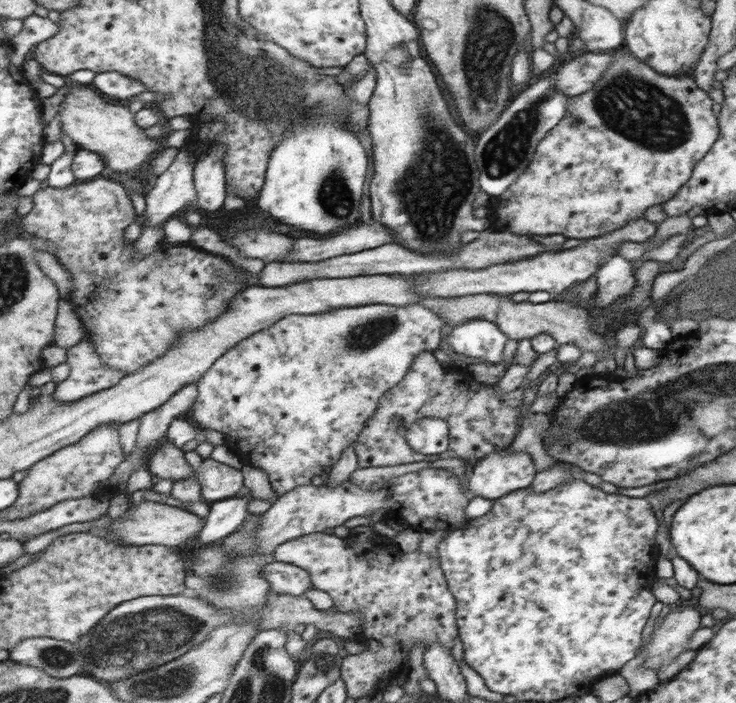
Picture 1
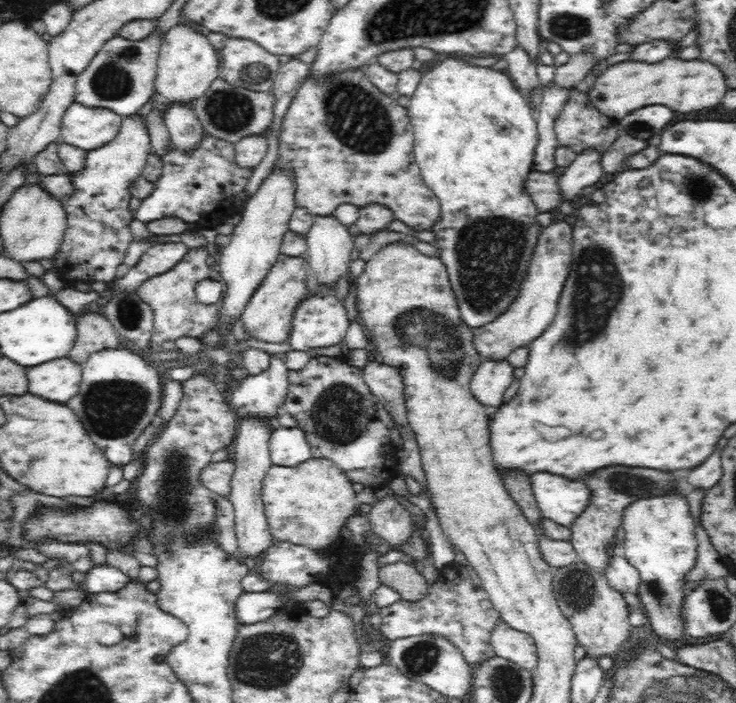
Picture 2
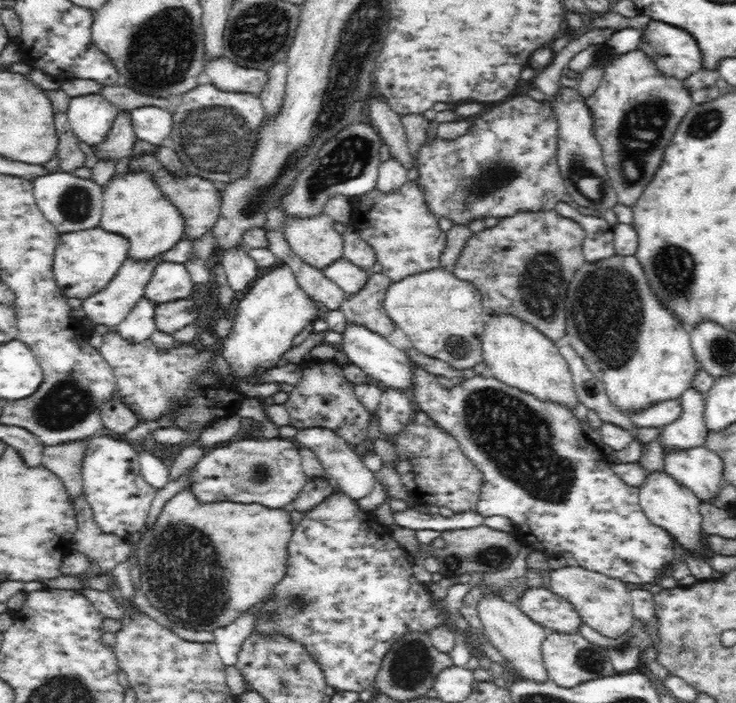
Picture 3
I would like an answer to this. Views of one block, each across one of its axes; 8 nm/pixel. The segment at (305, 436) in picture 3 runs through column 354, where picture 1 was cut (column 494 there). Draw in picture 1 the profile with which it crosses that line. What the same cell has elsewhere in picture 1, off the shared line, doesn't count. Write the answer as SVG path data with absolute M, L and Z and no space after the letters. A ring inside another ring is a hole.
M506 448L478 459L468 490L474 497L496 501L506 493L529 488L538 474L535 460L530 455Z

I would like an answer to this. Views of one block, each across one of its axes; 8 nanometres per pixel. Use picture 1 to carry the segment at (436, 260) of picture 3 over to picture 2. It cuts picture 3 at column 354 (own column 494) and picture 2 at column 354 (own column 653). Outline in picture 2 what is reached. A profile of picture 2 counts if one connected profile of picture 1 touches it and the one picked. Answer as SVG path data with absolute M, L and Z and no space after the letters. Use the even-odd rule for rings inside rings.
M362 68L336 71L334 75L318 75L310 71L310 74L299 83L297 91L298 94L291 100L280 126L280 133L277 136L279 140L279 156L275 160L273 167L275 172L286 172L292 178L295 185L295 205L298 208L306 209L314 217L332 216L332 210L336 210L340 204L354 204L354 206L382 205L393 212L393 217L396 220L404 222L412 230L432 230L433 226L441 220L440 205L438 197L426 186L426 183L421 178L417 163L412 164L412 160L415 160L413 153L414 137L407 108L399 106L396 100L392 100L392 98L384 95L382 90L376 88Z

